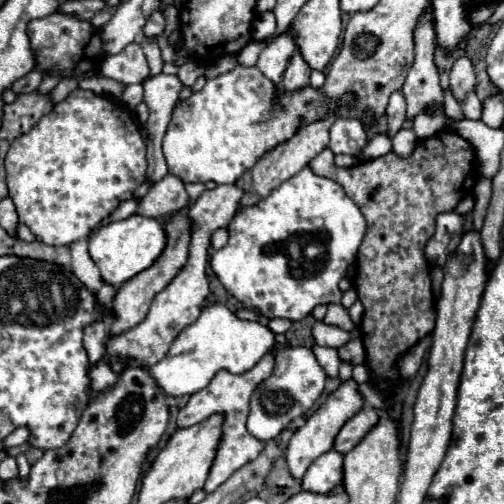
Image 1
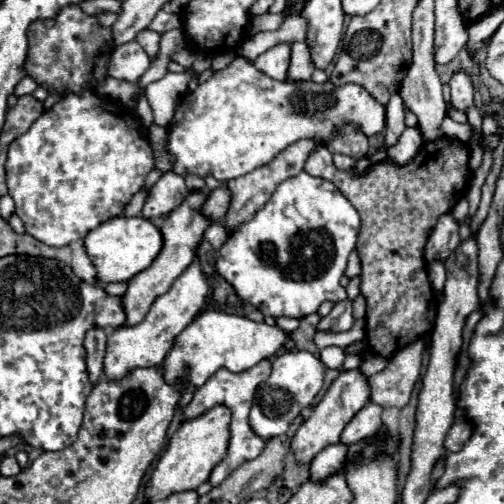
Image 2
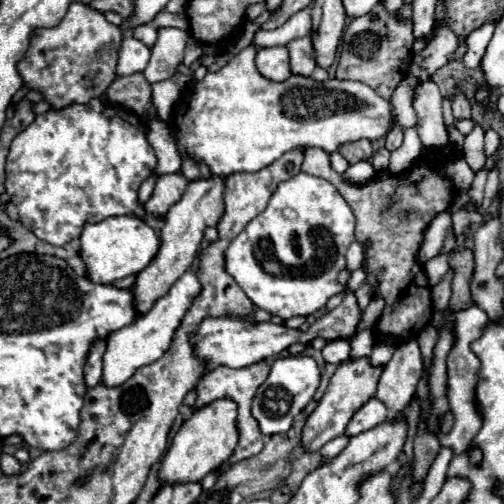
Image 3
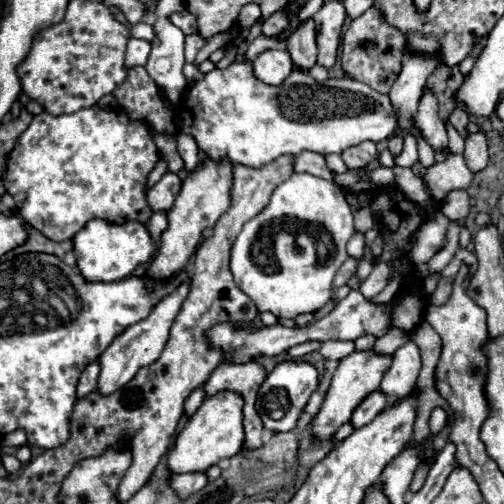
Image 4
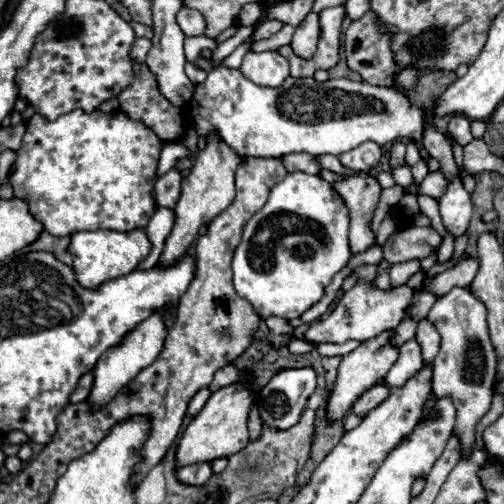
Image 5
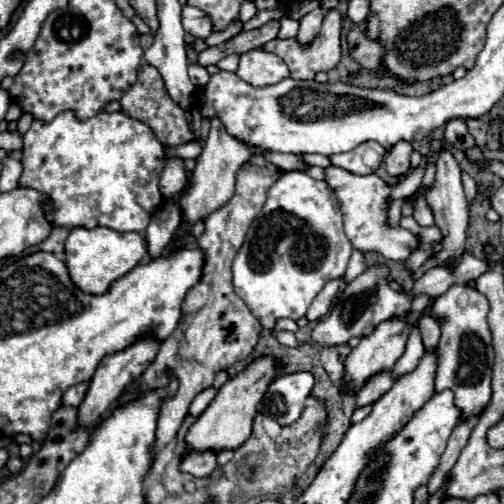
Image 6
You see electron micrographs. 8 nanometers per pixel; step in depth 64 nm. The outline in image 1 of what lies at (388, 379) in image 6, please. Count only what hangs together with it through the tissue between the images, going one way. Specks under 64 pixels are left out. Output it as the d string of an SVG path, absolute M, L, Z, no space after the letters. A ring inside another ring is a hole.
M364 406L358 414L354 414L340 428L340 432L334 440L334 450L340 454L350 452L364 438L364 432L368 432L368 428L372 428L372 424L376 424L376 420L378 420L378 410Z

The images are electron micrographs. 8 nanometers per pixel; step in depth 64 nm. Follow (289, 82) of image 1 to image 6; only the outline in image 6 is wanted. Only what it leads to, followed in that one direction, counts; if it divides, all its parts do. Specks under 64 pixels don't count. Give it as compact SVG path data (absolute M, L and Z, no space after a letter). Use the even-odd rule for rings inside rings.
M316 8L312 12L308 12L302 20L300 20L300 30L296 34L296 40L302 44L302 46L308 46L312 44L312 40L318 36L320 32L320 24L324 20L324 8Z

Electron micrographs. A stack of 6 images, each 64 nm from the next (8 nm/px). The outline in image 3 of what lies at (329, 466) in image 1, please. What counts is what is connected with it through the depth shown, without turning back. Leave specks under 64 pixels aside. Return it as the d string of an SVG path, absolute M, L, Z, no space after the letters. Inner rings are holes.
M338 436L336 440L324 444L324 448L320 448L320 456L322 456L322 462L330 462L332 458L336 458L348 444L348 438L346 436Z

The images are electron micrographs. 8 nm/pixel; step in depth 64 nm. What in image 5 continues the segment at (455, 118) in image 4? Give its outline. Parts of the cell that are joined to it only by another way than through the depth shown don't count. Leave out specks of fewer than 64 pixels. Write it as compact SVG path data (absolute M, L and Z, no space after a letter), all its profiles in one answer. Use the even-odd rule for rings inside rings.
M454 114L448 122L448 134L454 136L458 140L458 144L466 146L468 142L472 142L472 134L470 134L470 120L462 114Z

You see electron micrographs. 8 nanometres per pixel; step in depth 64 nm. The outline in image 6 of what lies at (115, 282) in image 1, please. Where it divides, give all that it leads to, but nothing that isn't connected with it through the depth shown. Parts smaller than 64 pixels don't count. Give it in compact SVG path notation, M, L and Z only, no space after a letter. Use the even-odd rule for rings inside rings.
M72 228L70 236L66 240L66 266L70 270L72 282L88 294L104 294L110 284L128 274L140 260L148 254L146 238L138 232L116 232L110 228Z

